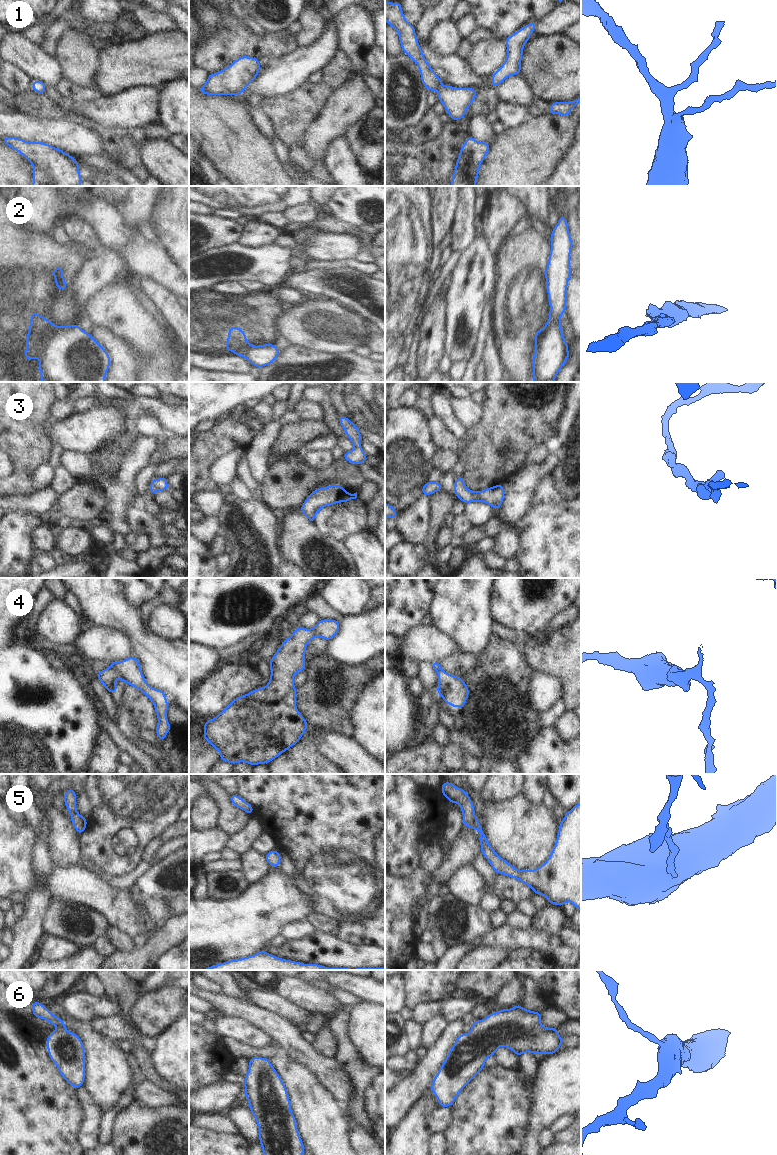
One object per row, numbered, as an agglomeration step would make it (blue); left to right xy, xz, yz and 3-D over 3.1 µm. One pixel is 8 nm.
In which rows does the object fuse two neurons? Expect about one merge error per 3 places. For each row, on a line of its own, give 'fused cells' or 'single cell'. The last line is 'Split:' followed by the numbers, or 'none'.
1: single cell
2: fused cells
3: single cell
4: fused cells
5: single cell
6: fused cells
Split: 2, 4, 6

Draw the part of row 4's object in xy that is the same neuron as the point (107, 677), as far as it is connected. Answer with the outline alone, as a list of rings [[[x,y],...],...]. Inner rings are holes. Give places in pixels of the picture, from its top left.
[[[107,668],[103,669],[99,673],[96,673],[96,676],[99,678],[102,685],[106,687],[108,692],[116,694],[118,688],[116,686],[115,680],[117,678],[121,678],[120,674],[111,668]]]

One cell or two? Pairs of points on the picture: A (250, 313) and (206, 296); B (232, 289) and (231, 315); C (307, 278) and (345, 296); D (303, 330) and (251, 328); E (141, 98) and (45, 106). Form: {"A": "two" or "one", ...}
{"A": "one", "B": "two", "C": "one", "D": "two", "E": "two"}

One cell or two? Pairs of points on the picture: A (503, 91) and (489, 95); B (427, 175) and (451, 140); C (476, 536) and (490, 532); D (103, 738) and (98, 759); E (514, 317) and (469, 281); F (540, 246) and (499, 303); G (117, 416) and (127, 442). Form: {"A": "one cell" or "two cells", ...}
{"A": "two cells", "B": "one cell", "C": "one cell", "D": "one cell", "E": "two cells", "F": "one cell", "G": "two cells"}

